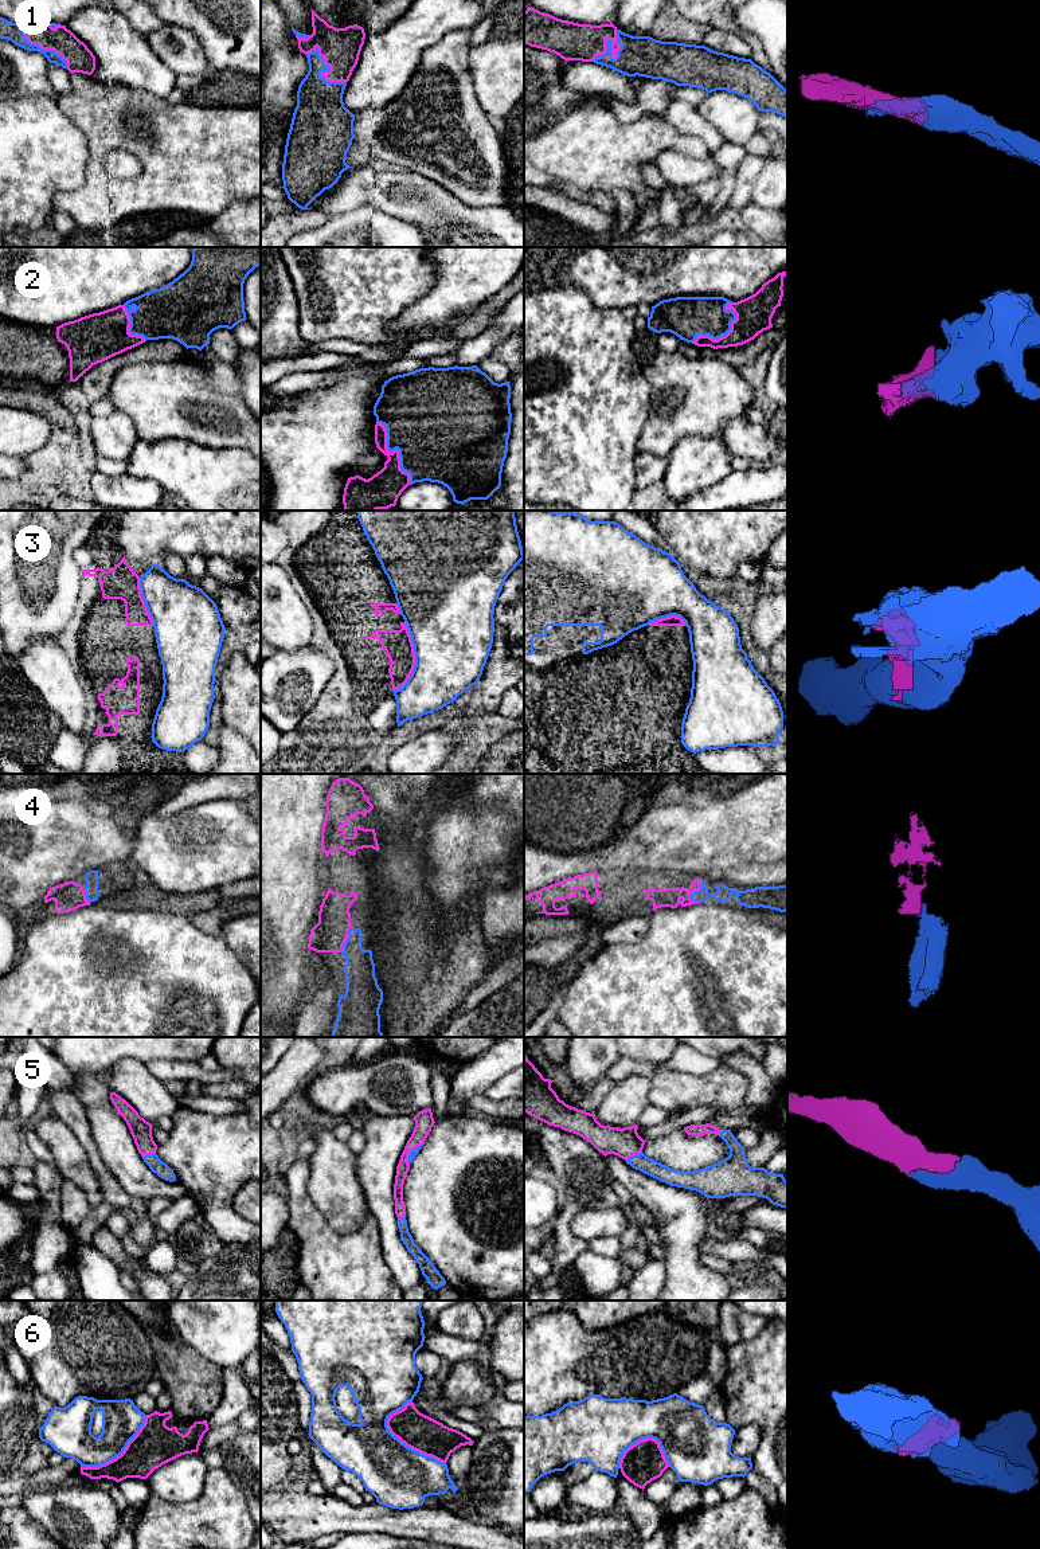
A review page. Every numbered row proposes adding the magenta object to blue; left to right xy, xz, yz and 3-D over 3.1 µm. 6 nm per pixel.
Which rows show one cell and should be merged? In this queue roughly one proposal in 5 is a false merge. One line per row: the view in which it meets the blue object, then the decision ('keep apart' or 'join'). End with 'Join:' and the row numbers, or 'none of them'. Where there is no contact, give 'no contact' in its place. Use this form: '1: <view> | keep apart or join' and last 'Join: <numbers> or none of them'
1: yz | join
2: xz | join
3: xz | join
4: yz | join
5: xz | join
6: xz | keep apart
Join: 1, 2, 3, 4, 5

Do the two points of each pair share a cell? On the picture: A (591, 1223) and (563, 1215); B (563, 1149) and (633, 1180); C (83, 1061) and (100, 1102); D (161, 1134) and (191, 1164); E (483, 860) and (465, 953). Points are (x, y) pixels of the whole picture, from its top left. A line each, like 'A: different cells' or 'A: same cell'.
A: different cells
B: different cells
C: different cells
D: different cells
E: different cells

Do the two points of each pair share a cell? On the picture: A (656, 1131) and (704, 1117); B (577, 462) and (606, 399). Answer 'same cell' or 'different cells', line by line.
A: same cell
B: same cell

